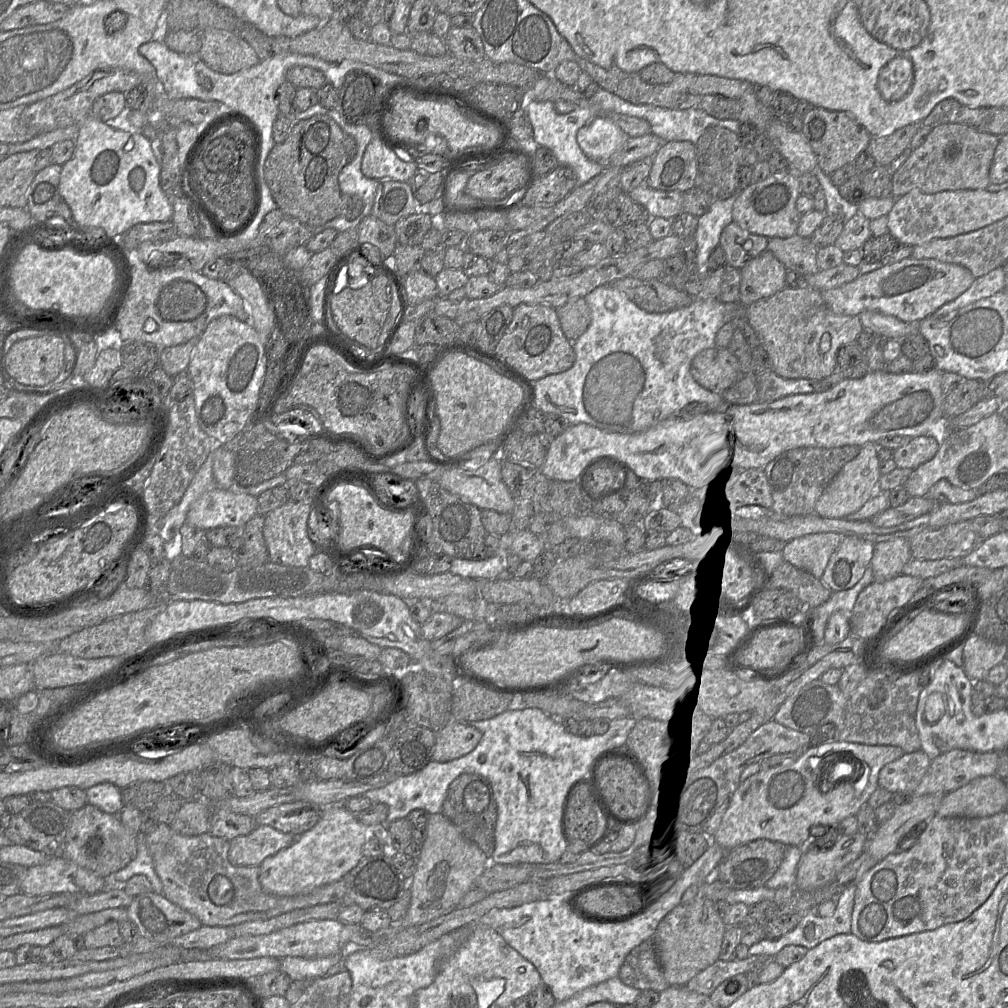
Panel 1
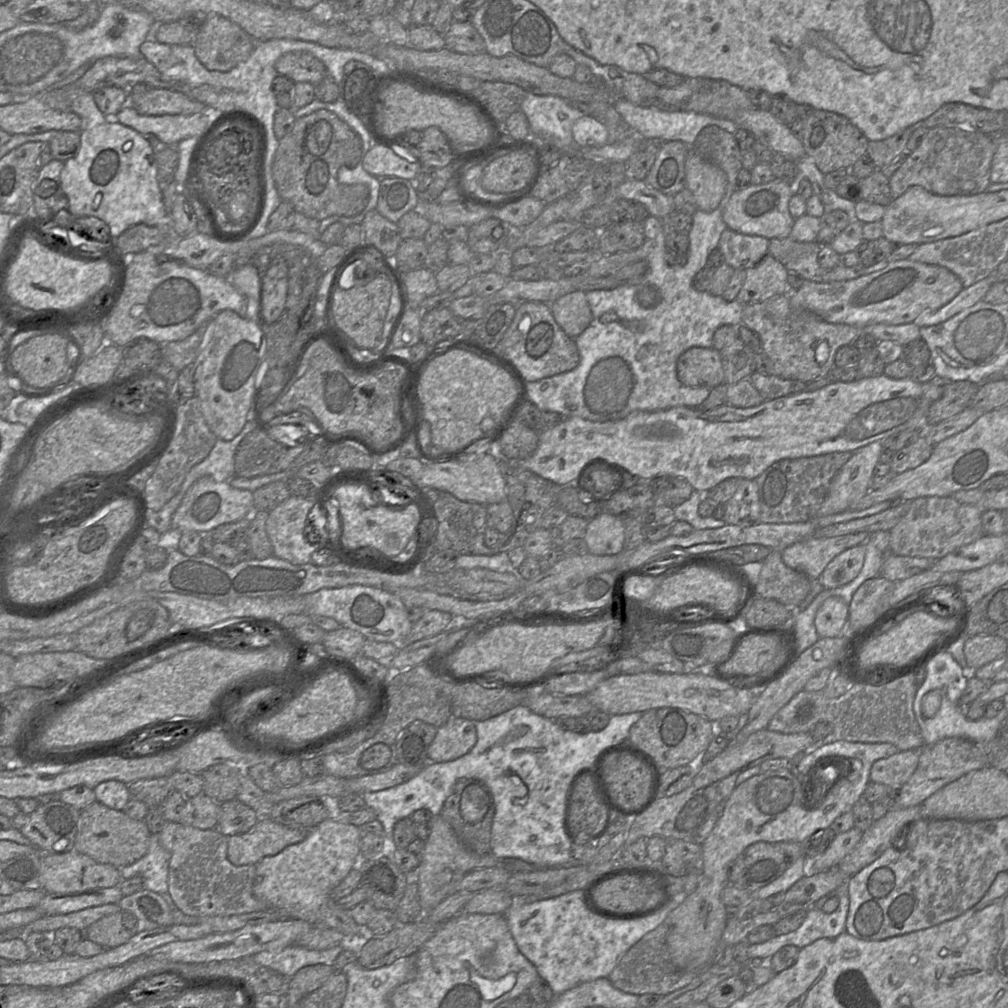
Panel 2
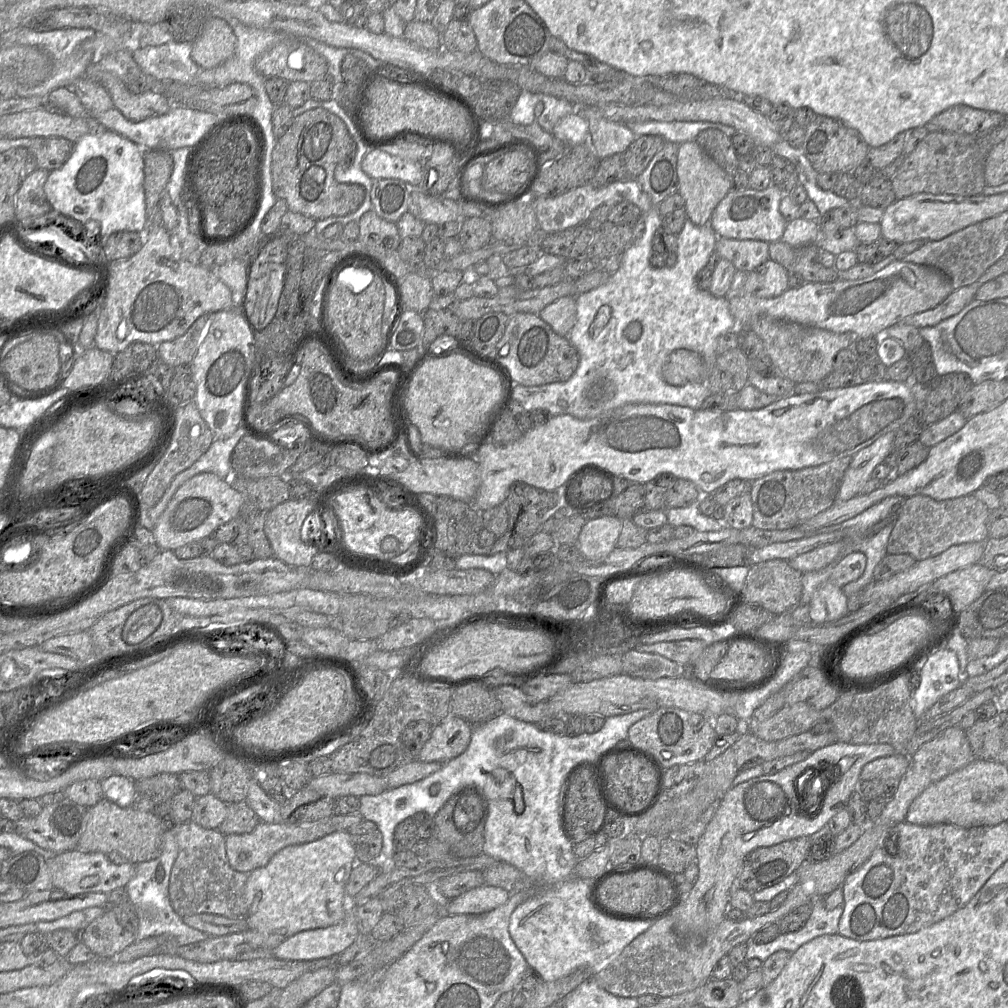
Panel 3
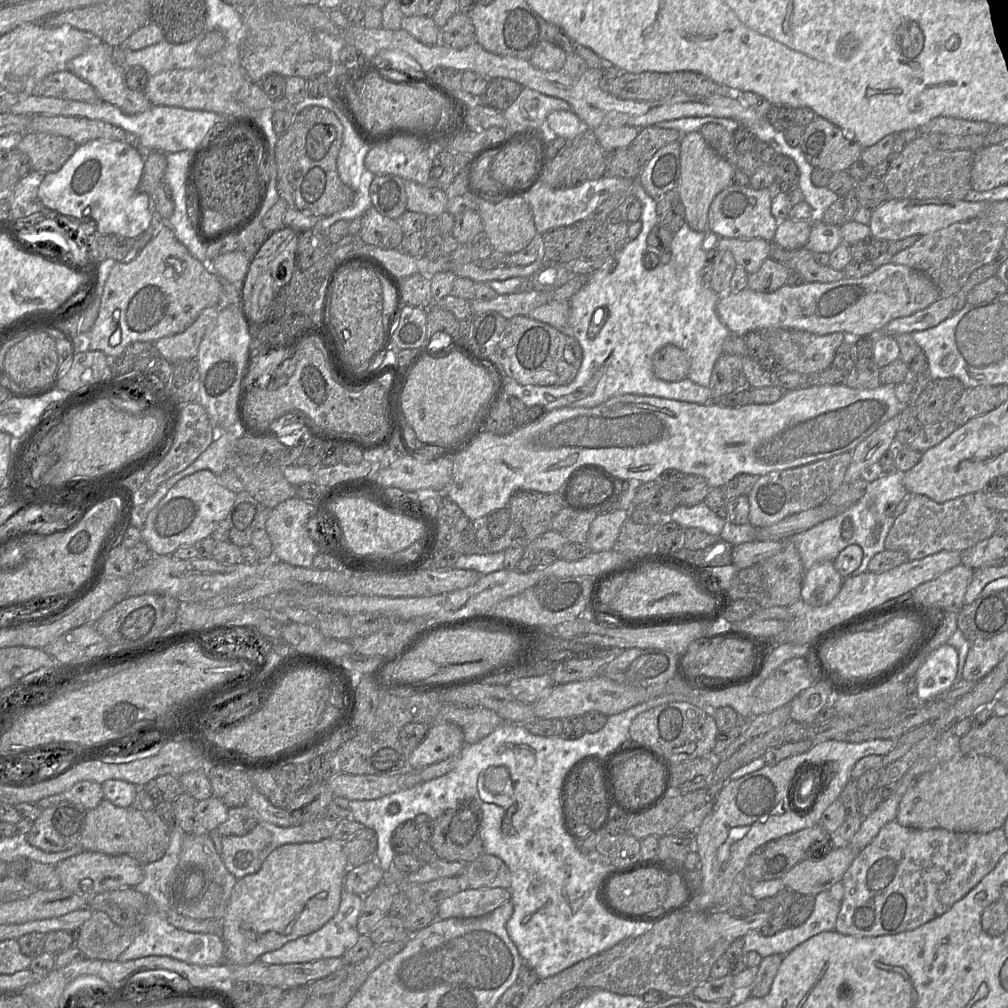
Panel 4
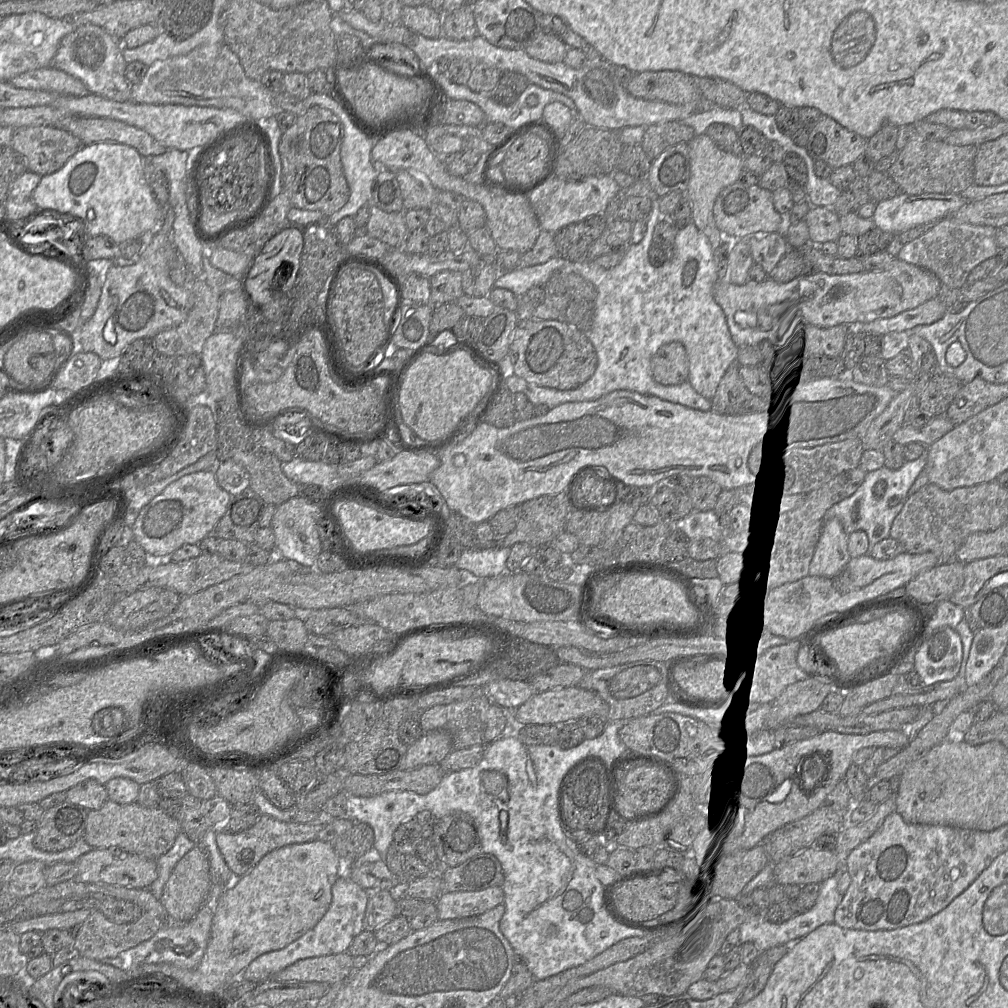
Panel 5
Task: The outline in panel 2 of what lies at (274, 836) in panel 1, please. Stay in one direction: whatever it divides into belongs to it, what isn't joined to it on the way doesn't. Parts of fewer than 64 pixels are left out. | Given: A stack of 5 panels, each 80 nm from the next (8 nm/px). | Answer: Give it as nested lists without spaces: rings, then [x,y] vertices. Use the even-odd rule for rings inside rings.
[[[260,817],[248,832],[228,837],[227,858],[234,866],[256,865],[264,857],[303,841],[310,829],[292,828]]]

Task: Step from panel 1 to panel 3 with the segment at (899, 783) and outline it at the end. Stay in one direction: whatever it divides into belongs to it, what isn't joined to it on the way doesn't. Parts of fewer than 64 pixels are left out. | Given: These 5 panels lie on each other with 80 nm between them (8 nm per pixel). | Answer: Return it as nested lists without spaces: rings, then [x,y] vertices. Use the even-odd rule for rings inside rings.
[[[895,753],[891,756],[876,758],[862,768],[860,778],[861,780],[900,780],[909,763],[910,756],[905,753]]]

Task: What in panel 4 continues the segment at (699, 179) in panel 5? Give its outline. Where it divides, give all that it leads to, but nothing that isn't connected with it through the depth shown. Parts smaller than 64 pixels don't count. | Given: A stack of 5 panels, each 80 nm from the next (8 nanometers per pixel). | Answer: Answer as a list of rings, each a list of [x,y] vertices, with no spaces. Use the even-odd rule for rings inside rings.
[[[692,132],[680,140],[681,174],[678,191],[685,208],[685,219],[692,229],[709,232],[709,212],[715,197],[732,184],[736,168],[721,157],[700,132]]]

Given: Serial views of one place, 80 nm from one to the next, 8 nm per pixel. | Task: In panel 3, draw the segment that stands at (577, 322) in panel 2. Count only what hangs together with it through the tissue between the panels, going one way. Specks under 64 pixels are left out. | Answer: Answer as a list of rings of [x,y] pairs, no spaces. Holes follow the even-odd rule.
[[[565,296],[546,306],[539,312],[545,321],[557,334],[569,338],[576,323],[576,298]]]

